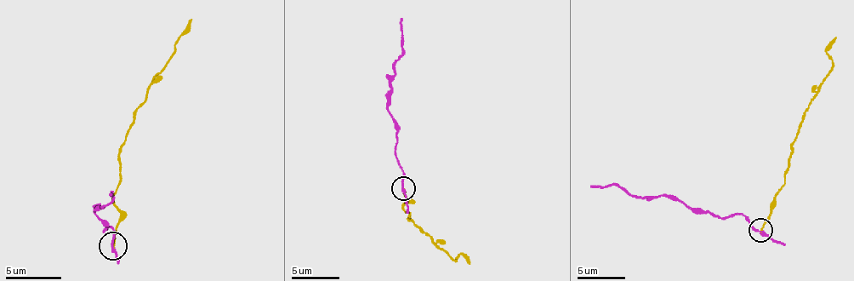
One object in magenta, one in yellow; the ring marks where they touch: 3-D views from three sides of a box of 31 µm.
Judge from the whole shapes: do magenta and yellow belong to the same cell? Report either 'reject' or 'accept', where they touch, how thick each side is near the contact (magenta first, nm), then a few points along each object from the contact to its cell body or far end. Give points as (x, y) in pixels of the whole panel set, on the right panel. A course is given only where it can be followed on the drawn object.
reject | (760, 230) | 200/150 nm | magenta via (760, 232), (743, 215), (729, 217), (693, 212), (680, 200), (665, 196), (632, 196), (612, 184), (591, 186) | yellow via (760, 229), (777, 191), (784, 184), (791, 146), (796, 141), (803, 112), (832, 67), (827, 48), (836, 36)

